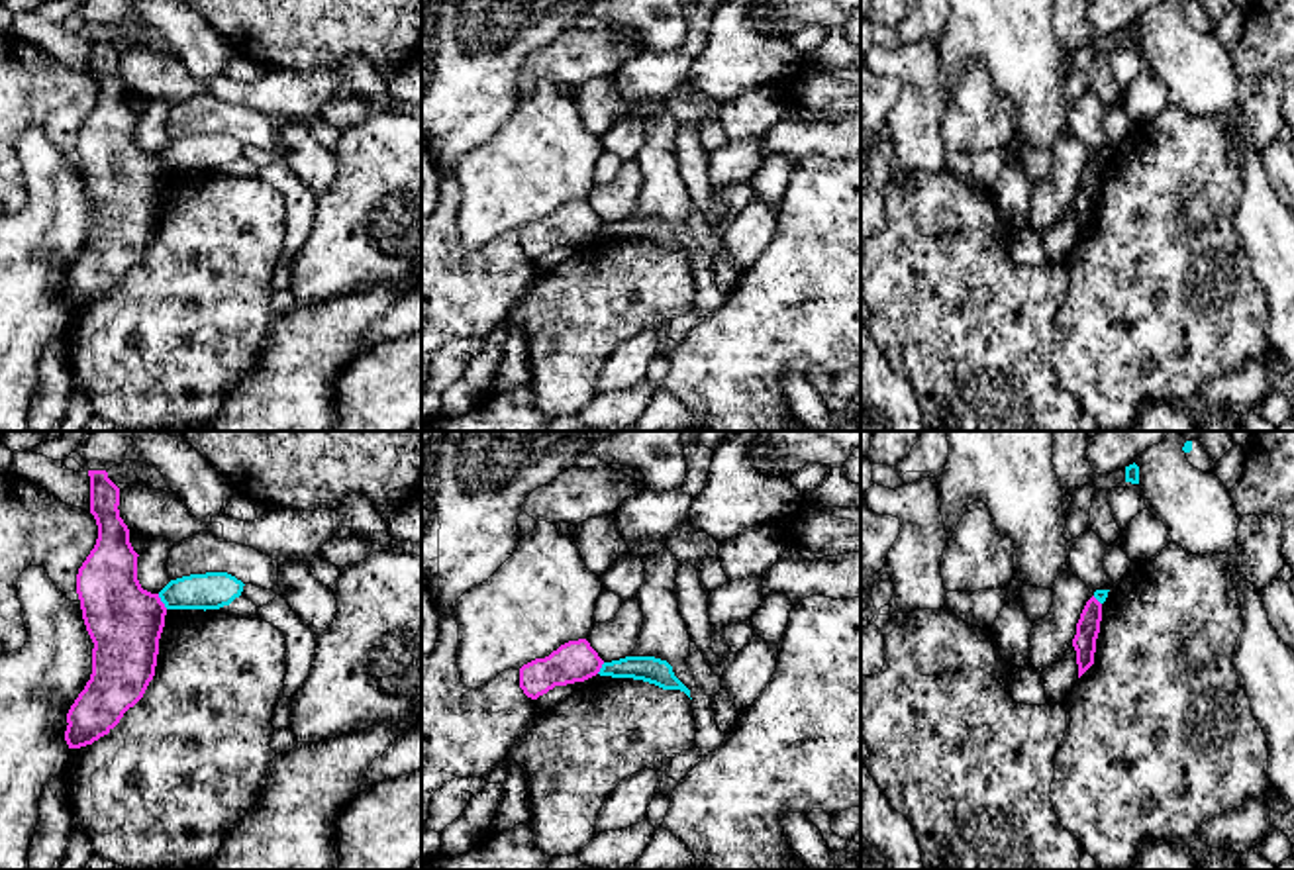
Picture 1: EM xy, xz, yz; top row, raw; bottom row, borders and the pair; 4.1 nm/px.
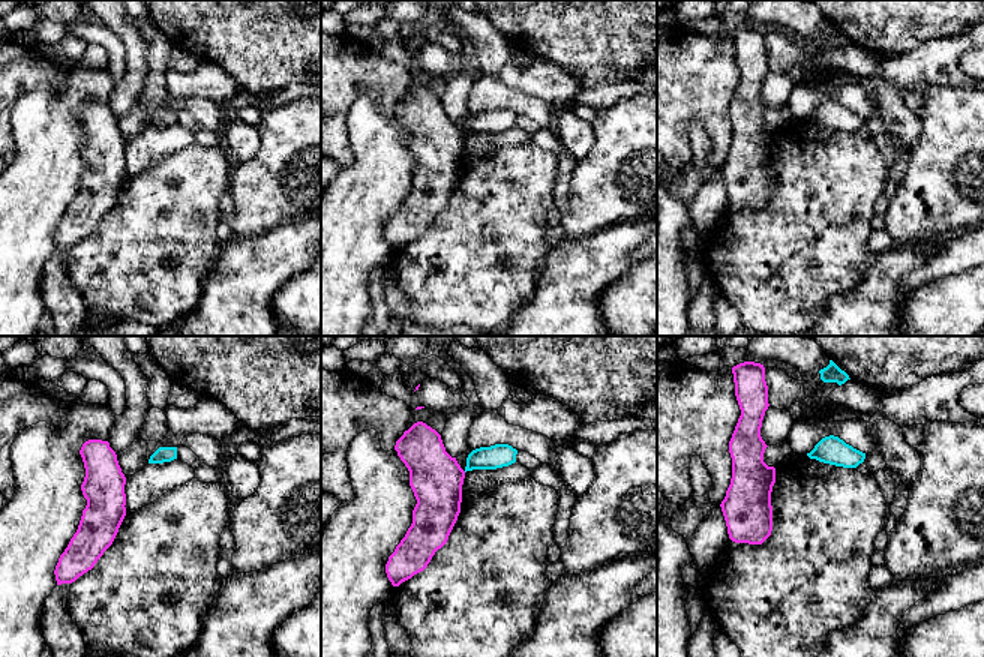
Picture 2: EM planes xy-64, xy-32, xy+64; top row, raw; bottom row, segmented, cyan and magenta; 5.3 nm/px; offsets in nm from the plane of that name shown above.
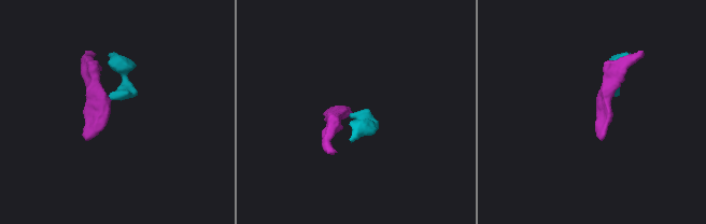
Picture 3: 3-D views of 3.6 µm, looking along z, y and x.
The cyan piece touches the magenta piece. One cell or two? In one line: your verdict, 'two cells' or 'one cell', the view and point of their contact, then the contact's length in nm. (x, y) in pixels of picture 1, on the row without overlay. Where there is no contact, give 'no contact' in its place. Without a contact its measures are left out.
two cells; contact xy (161, 161); length 80 nm

